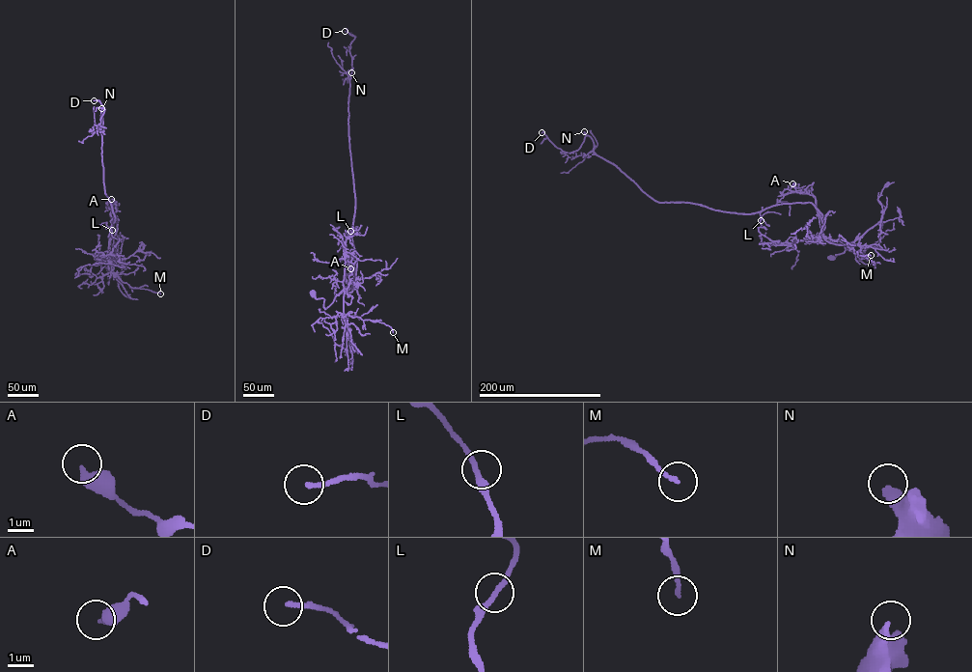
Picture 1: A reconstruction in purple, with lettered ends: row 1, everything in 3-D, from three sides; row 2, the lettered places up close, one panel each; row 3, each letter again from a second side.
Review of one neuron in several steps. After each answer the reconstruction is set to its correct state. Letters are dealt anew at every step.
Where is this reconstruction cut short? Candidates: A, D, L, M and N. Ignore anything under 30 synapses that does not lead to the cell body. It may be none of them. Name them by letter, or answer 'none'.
D, N

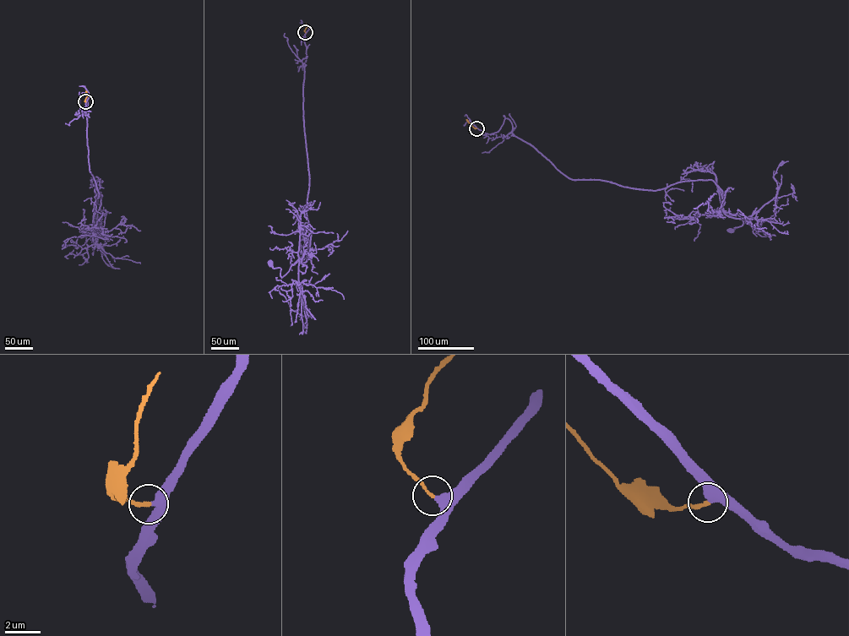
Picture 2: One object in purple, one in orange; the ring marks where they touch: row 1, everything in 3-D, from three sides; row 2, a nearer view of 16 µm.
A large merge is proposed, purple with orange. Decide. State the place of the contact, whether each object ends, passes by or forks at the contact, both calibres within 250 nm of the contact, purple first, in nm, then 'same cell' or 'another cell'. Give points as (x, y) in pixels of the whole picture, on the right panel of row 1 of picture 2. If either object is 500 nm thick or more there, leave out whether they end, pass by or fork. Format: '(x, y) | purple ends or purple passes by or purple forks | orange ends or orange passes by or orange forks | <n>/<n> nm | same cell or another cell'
(476, 128) | 500/170 nm | same cell

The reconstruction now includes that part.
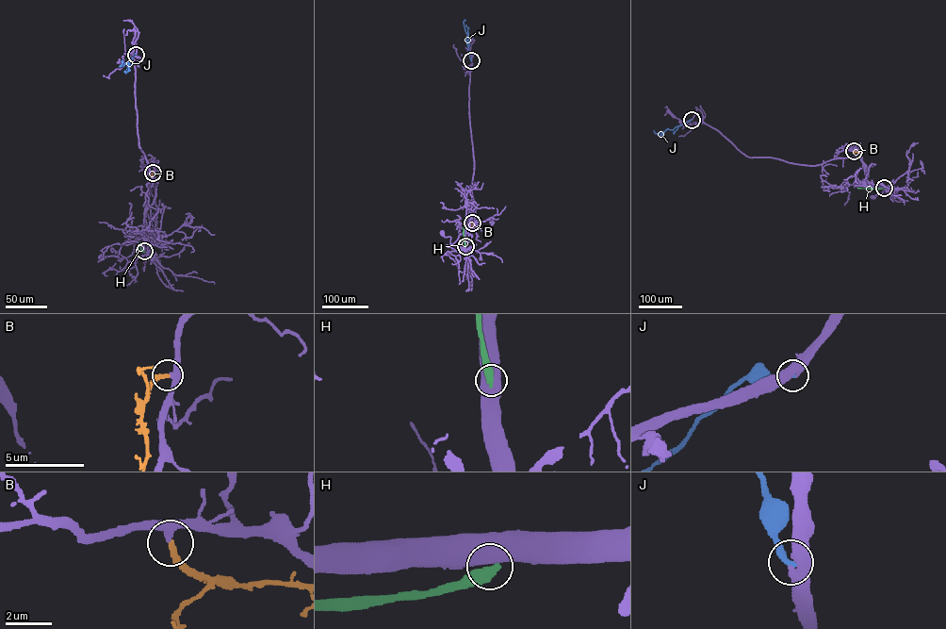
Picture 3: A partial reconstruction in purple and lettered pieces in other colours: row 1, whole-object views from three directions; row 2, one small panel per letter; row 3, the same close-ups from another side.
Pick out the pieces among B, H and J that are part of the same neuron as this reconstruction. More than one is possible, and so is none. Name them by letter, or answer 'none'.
none

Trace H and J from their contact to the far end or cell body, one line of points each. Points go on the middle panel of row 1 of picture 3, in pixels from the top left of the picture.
H: (465, 246), (464, 219)
J: (471, 60), (464, 20)

